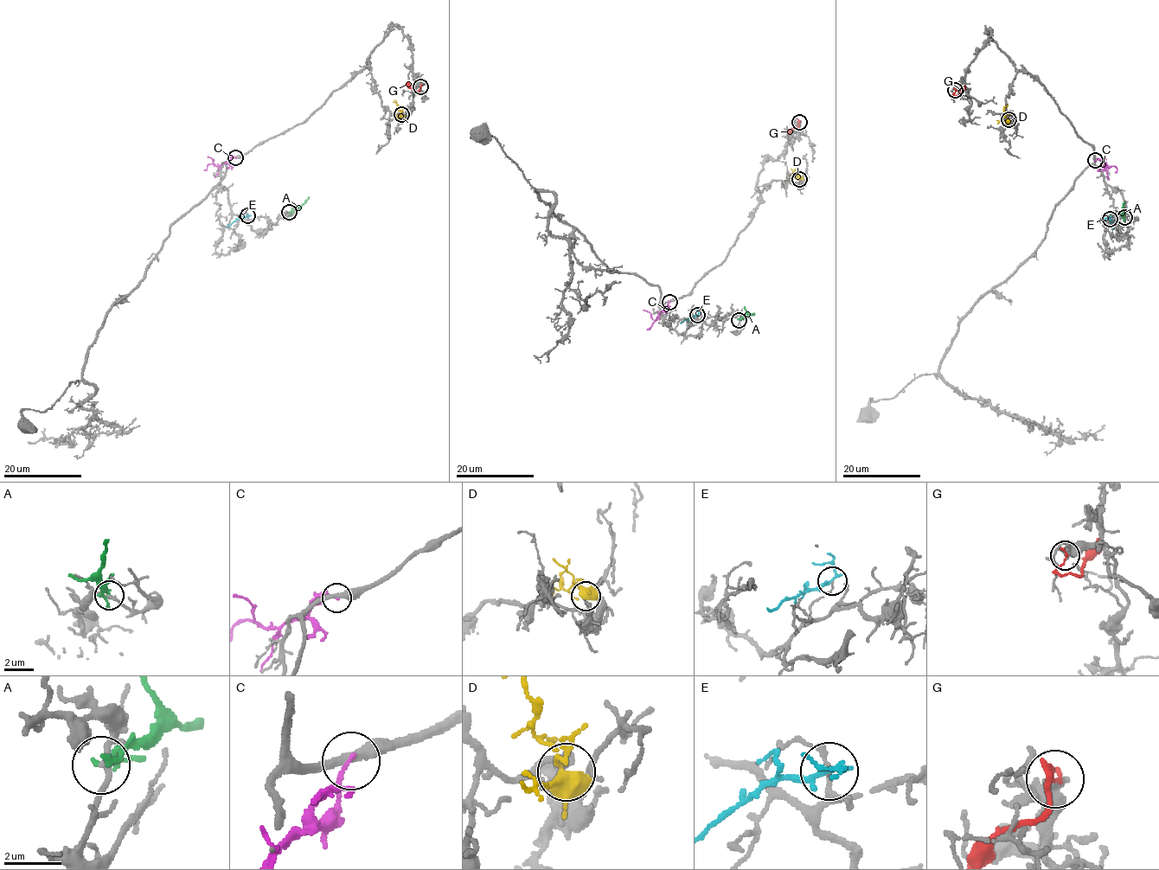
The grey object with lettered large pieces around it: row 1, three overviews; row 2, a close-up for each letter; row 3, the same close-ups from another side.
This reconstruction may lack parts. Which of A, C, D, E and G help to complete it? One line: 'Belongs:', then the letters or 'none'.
Belongs: none

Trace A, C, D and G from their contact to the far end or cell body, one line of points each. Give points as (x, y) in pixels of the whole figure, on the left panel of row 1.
A: (288, 212), (296, 211), (308, 196)
C: (234, 157), (220, 166), (210, 163), (204, 170)
D: (401, 115), (394, 100), (393, 102)
G: (420, 86), (415, 92), (406, 83)

